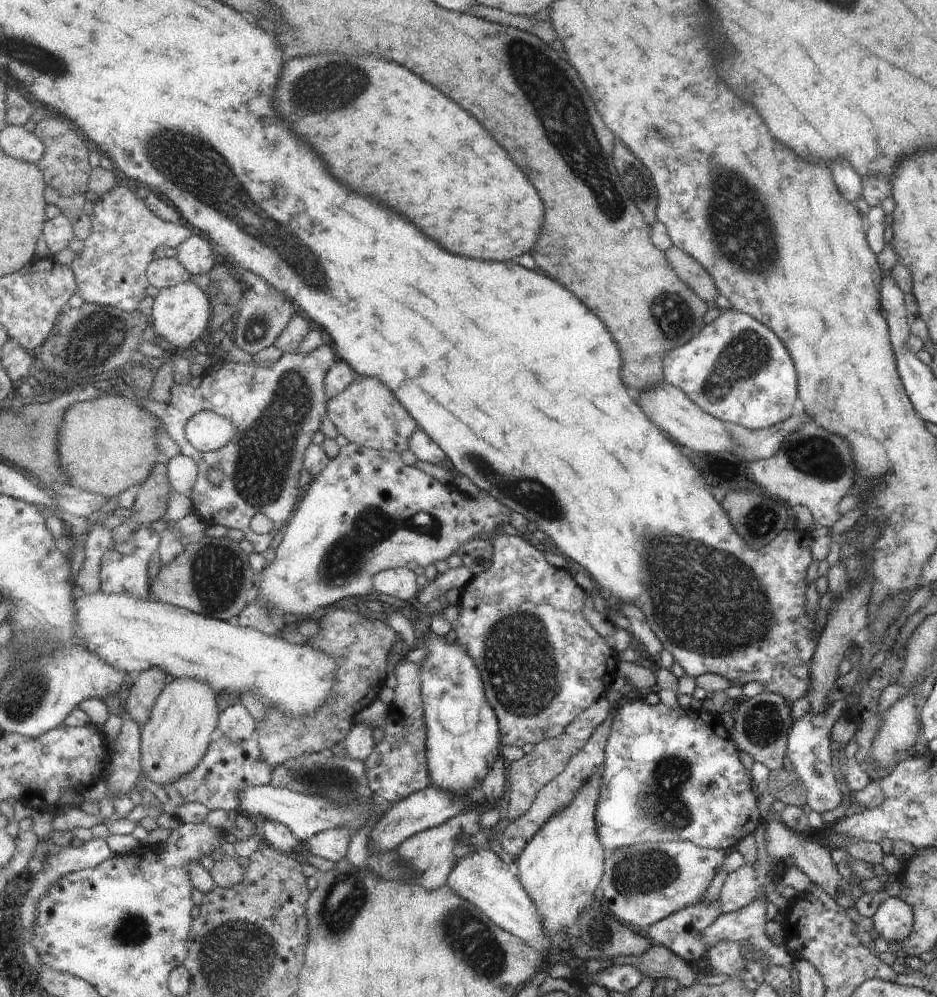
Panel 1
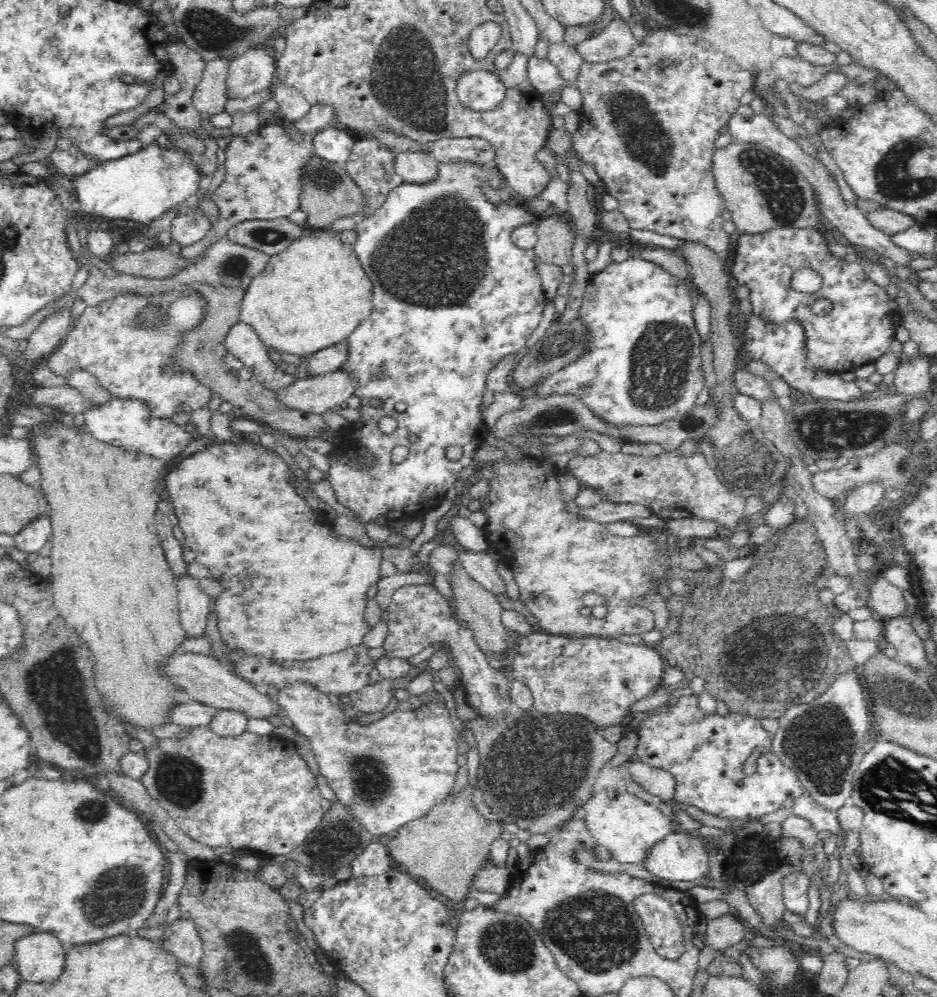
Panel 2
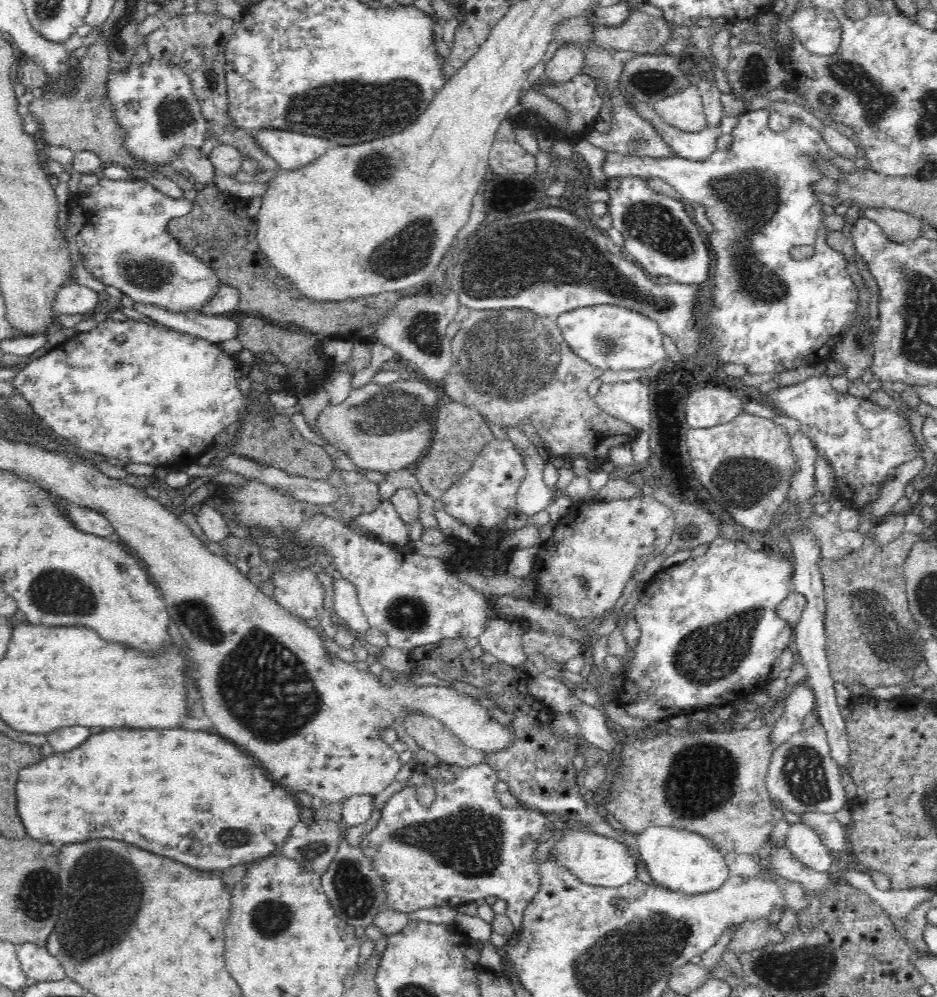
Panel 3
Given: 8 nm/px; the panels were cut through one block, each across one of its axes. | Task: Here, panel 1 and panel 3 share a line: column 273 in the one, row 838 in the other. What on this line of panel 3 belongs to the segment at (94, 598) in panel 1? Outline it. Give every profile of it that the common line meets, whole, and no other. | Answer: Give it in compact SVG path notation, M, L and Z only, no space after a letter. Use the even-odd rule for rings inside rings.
M650 826L634 834L639 847L639 858L644 860L654 883L670 891L685 894L703 894L721 888L730 877L725 864L725 854L715 850L712 843L702 836L674 828Z

